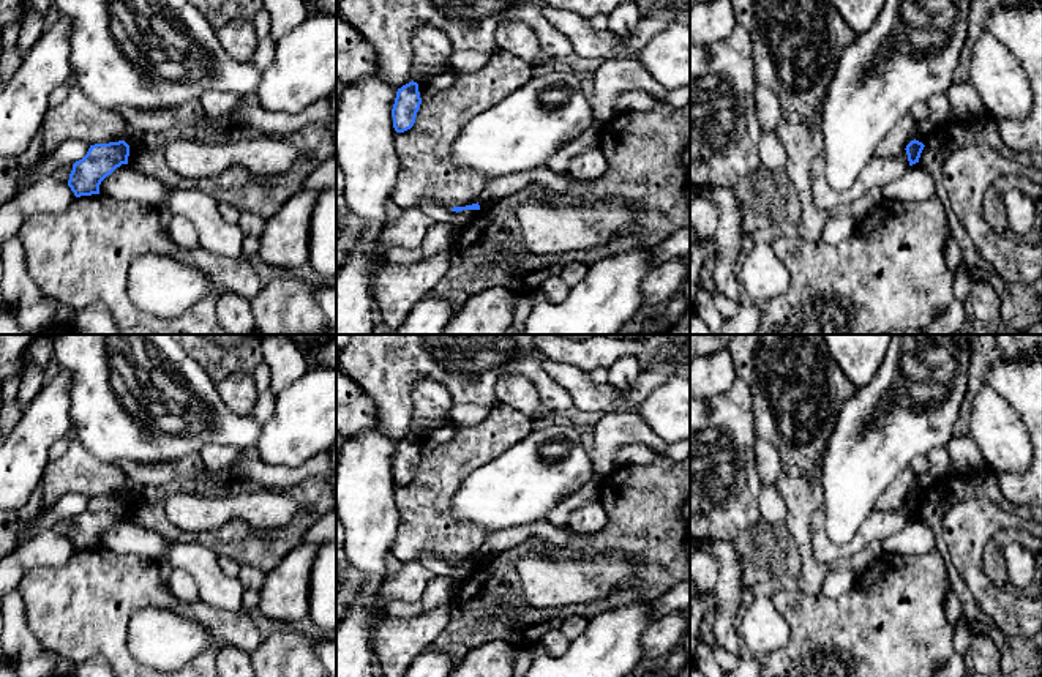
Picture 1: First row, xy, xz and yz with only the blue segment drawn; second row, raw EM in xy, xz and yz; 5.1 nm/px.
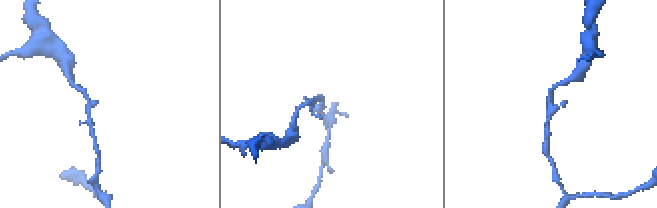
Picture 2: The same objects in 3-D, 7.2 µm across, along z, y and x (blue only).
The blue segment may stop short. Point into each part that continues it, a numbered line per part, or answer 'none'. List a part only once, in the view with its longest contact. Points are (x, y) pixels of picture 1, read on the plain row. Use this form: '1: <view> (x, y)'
none

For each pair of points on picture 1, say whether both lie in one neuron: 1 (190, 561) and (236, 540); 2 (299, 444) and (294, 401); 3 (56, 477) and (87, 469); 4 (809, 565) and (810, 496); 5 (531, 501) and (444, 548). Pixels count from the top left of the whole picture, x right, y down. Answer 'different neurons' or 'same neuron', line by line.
1: different neurons
2: same neuron
3: same neuron
4: same neuron
5: different neurons

